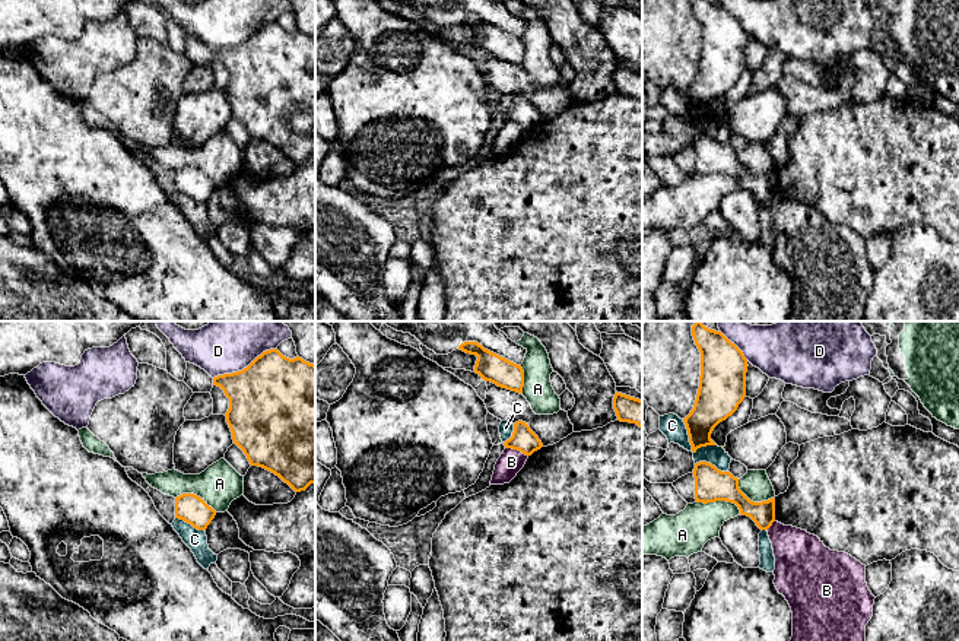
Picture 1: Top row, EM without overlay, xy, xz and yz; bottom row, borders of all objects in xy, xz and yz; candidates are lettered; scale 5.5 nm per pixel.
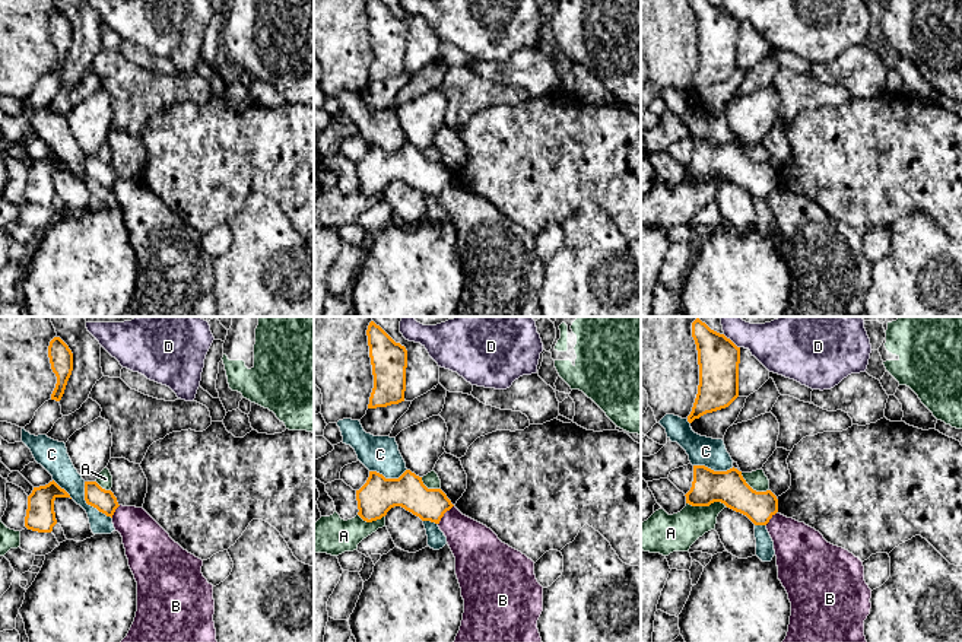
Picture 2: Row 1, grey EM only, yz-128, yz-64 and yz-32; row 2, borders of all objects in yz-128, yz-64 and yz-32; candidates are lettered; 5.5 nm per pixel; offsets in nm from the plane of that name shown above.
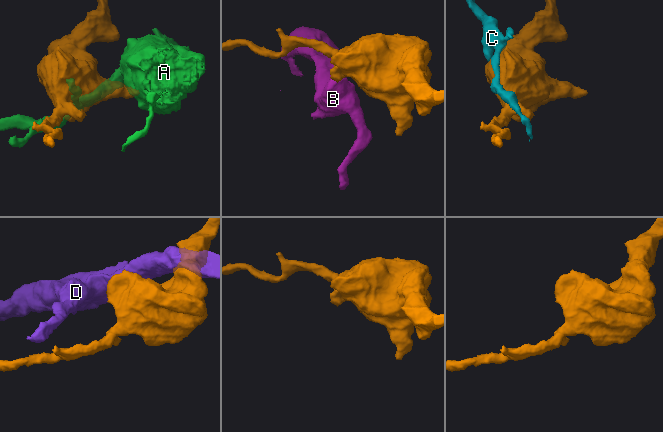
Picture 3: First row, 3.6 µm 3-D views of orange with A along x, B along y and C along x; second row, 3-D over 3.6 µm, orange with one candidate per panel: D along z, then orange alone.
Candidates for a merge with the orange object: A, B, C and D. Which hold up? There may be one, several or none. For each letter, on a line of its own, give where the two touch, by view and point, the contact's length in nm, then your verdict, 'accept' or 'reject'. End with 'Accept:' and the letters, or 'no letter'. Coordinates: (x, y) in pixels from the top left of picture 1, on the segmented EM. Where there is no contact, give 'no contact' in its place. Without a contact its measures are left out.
A: meets orange in yz at (720, 500); contact 260 nm long; reject
B: meets orange in xz at (517, 448); contact 140 nm long; reject
C: meets orange in yz at (692, 447); contact 240 nm long; reject
D: meets orange in xy at (244, 368); contact 400 nm long; reject
Accept: no letter

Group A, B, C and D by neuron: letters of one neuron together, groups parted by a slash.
A / B / C / D

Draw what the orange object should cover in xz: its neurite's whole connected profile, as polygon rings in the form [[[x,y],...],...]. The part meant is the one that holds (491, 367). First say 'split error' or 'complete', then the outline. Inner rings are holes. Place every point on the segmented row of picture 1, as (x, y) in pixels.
complete; [[[464,342],[458,349],[477,356],[474,372],[479,374],[482,380],[520,394],[523,393],[524,371],[521,365],[485,349],[477,342]]]

